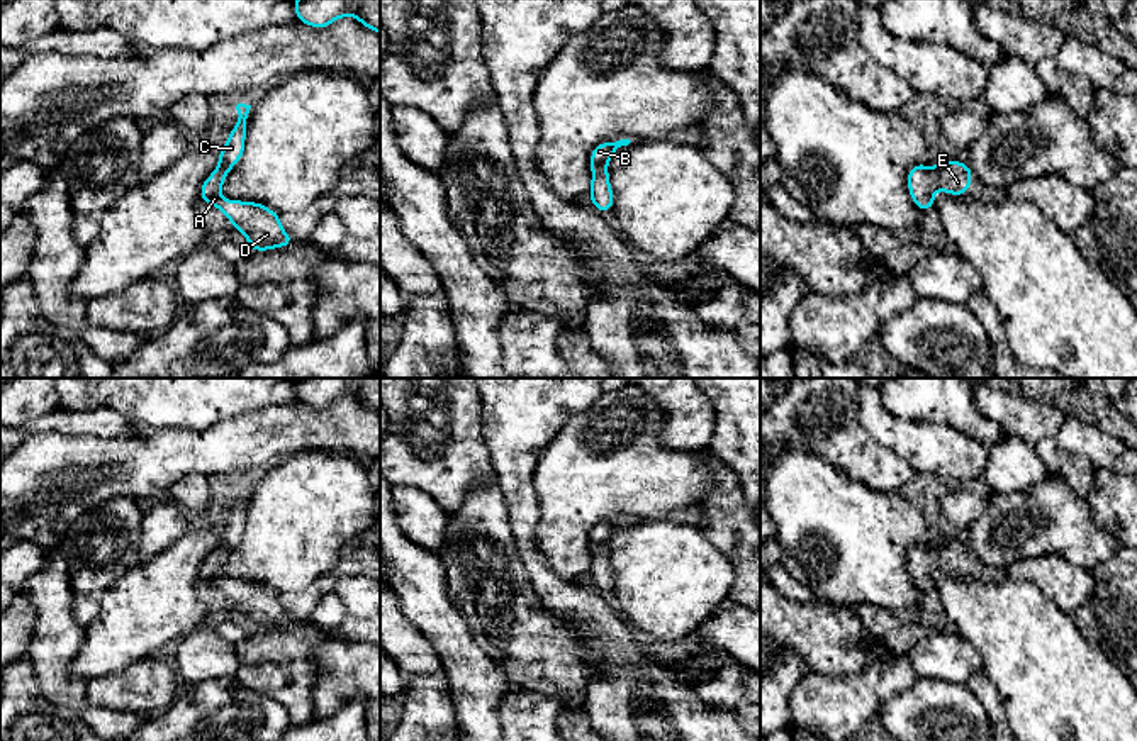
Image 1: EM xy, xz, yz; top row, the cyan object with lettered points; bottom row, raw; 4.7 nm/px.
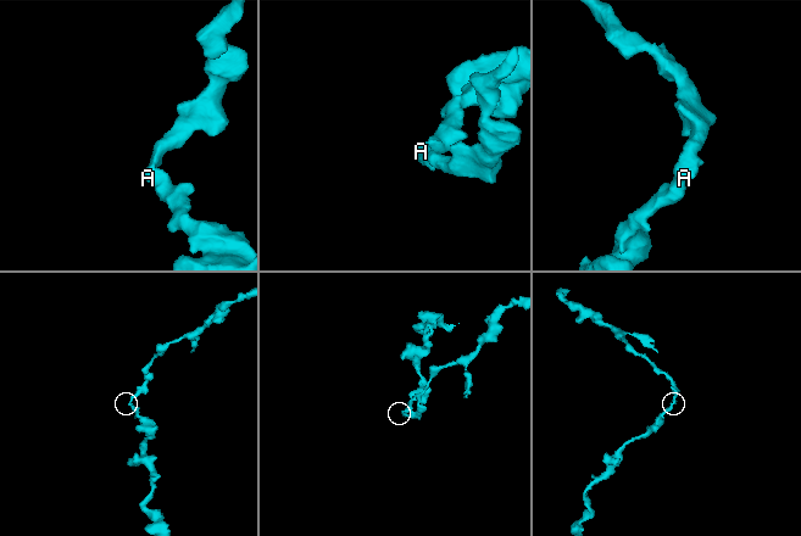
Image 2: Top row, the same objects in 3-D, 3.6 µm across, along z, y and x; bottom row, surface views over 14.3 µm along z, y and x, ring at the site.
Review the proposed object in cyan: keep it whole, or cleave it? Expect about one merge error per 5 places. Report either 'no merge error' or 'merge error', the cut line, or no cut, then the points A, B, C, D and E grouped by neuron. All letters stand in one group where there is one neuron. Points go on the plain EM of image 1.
no merge error | no cut | A B C D E

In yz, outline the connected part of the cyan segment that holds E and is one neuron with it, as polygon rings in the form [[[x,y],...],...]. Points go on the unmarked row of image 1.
[[[940,538],[935,548],[927,544],[915,544],[908,551],[908,570],[918,590],[935,587],[935,570],[944,570],[950,575],[961,577],[971,568],[972,551],[967,543],[949,541]]]

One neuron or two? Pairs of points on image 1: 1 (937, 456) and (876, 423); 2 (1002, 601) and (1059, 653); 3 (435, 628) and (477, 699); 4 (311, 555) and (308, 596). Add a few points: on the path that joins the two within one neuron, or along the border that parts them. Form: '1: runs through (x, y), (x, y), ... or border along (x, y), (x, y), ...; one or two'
1: runs through (922, 445), (891, 433); one
2: runs through (1015, 614), (1046, 645); one
3: runs through (452, 645), (476, 682); one
4: border along (336, 560), (309, 585), (279, 594); two

